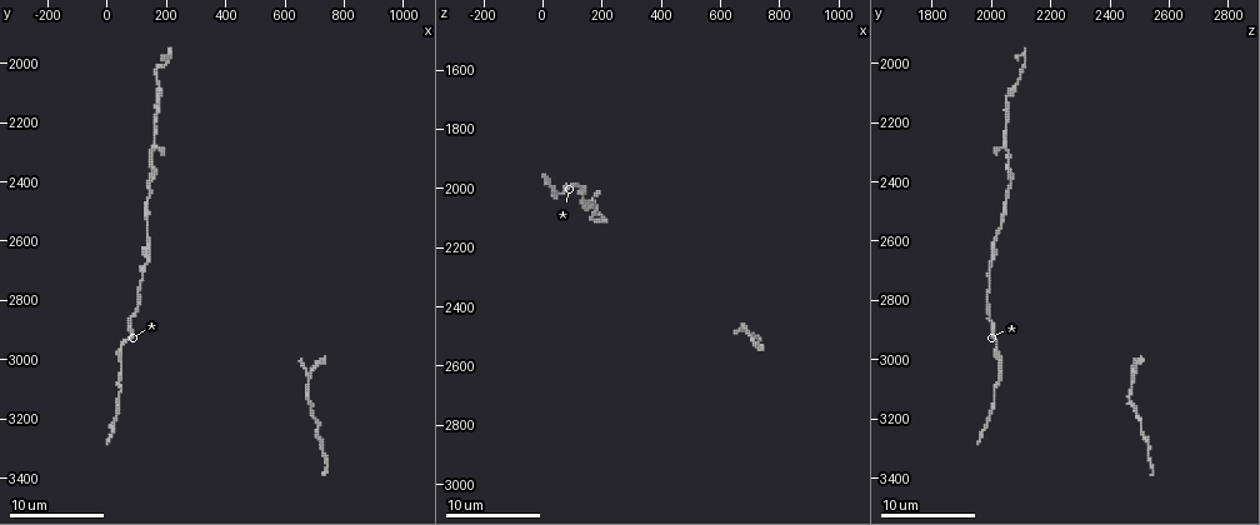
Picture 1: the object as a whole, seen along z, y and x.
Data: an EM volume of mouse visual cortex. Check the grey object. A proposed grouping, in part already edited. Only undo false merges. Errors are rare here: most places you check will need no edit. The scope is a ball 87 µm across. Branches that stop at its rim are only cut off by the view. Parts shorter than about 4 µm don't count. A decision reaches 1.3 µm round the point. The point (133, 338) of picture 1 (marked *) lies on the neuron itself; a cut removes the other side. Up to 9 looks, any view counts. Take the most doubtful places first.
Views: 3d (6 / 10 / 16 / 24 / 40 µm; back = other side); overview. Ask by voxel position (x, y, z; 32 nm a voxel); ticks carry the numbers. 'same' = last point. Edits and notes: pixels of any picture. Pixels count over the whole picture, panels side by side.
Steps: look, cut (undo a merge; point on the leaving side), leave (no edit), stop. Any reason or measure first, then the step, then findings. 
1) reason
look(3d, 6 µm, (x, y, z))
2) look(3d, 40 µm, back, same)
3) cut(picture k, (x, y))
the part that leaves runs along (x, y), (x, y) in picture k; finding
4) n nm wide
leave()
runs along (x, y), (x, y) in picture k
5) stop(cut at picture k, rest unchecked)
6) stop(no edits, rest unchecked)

sudden change in width
look(3d, 10 µm, (140, 2600, 2020))

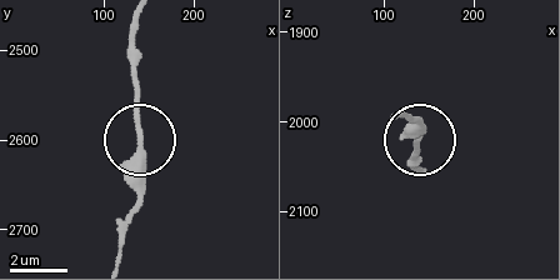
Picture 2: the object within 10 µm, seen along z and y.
leave()
runs along (119, 253), (121, 224), (136, 195), (136, 69) in picture 2; all the same neuron

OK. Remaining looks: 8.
calibre changes
look(3d, 10 µm, (60, 3020, 2030))

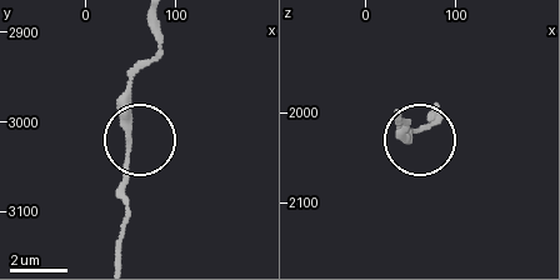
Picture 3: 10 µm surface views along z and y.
other side
look(3d, 10 µm, back, same)

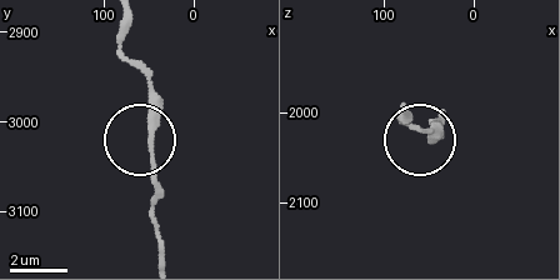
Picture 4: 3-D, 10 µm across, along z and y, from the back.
leave()
runs along (116, 55), (150, 91), (153, 204) in picture 4; one neuron here

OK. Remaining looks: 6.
thin neck
look(3d, 6 µm, (170, 2120, 2050))

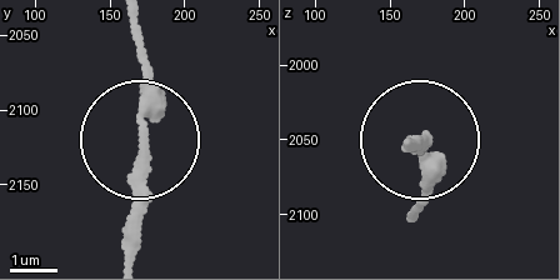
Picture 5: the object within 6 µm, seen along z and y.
leave()
runs along (125, 256), (149, 76), (140, 45) in picture 5; all the same neuron

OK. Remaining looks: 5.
thick turns thin
look(3d, 16 µm, (140, 2330, 2060))

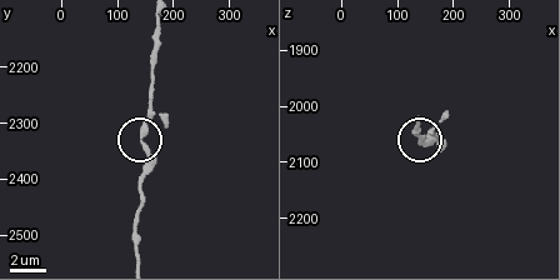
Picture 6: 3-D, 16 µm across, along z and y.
leave()
runs along (138, 258), (138, 214), (146, 160), (141, 124), (150, 99) in picture 6; all the same neuron

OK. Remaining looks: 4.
stop(no edits, rest unchecked)

